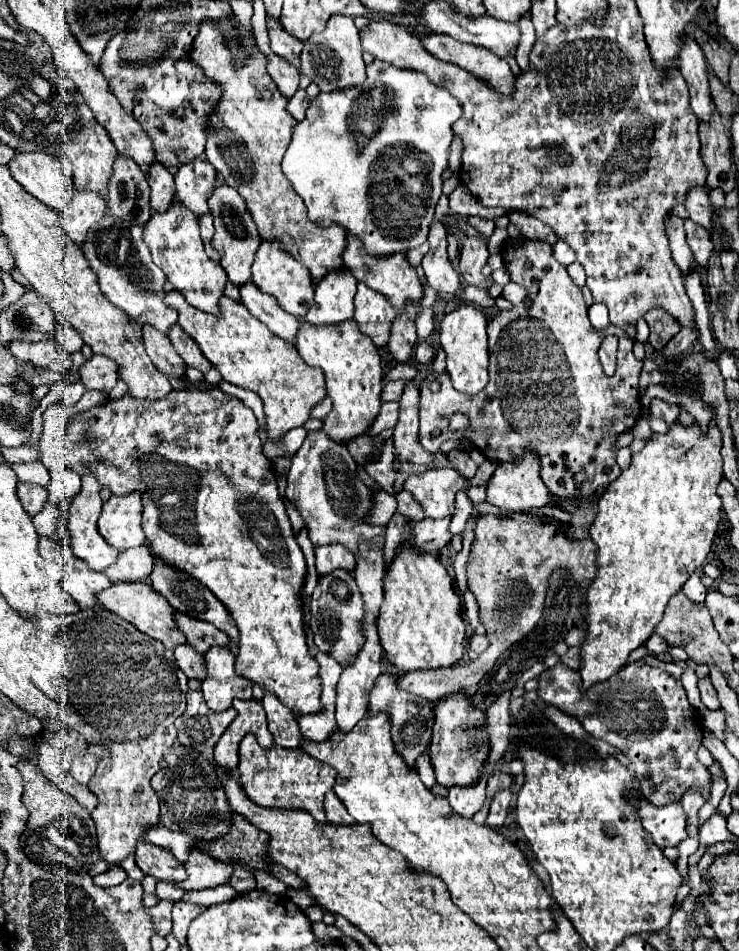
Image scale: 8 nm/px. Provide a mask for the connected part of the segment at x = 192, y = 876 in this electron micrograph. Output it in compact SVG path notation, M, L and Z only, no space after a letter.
M201 850L191 852L191 862L187 862L185 870L189 878L177 884L177 886L183 886L185 890L203 890L203 888L215 888L221 884L229 884L233 876L233 866L219 862Z

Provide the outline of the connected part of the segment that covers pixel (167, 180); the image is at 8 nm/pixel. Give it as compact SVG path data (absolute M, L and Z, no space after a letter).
M159 162L155 164L157 166L151 166L151 174L149 174L149 188L151 188L149 206L153 214L161 214L167 212L175 200L175 182L173 182L173 174L165 166L159 166Z

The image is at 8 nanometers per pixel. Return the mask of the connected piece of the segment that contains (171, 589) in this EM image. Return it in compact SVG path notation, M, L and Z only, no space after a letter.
M151 552L155 564L153 564L153 570L149 574L149 580L151 580L151 586L155 592L159 592L161 596L167 598L167 602L173 606L173 610L177 610L179 614L187 614L195 620L203 620L203 622L211 622L213 626L217 626L219 630L223 630L225 634L231 636L231 644L233 644L233 650L237 650L237 642L239 642L239 634L237 634L237 626L235 622L231 622L231 616L227 614L225 606L207 590L207 586L203 586L199 580L195 580L193 576L187 576L183 570L177 570L175 566L163 562L161 558L157 558L153 552Z

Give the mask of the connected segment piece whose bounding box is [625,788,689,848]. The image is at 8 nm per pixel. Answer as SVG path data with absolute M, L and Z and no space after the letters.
M639 788L633 792L627 792L625 796L639 800L637 814L643 822L643 828L653 836L653 840L659 848L677 846L681 840L685 840L689 836L687 834L687 816L681 808L681 802L665 804L659 808L659 806L653 806L641 794Z

